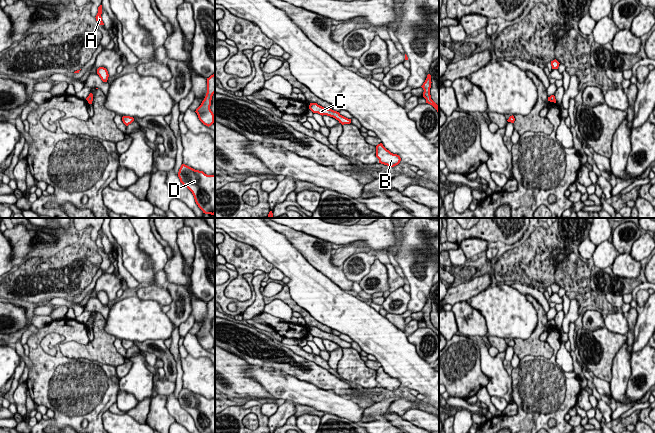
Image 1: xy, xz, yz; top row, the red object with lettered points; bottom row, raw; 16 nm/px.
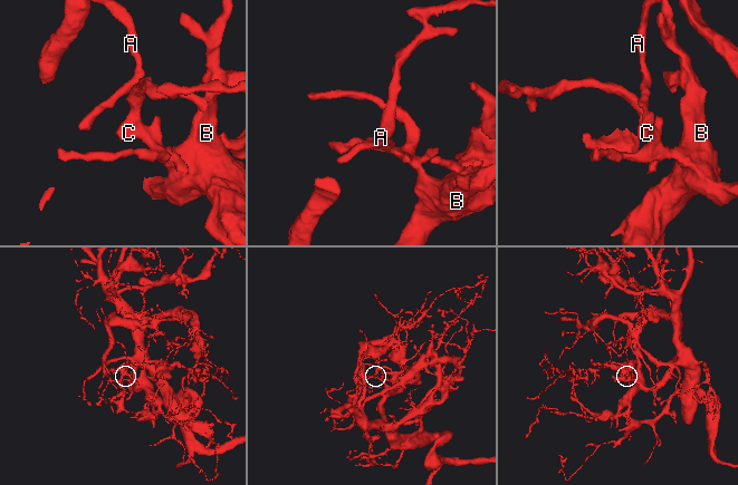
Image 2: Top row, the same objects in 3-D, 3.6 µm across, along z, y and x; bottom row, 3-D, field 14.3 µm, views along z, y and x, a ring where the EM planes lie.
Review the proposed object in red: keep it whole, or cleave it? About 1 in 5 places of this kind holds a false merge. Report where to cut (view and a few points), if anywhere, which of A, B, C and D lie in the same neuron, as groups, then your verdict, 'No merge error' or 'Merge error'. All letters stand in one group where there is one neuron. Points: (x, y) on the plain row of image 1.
No split. Groups: A B C D. No merge error

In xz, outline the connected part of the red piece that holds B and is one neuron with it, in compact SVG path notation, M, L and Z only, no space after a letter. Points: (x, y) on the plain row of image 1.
M382 367L376 370L376 381L379 383L379 387L390 391L398 389L401 385L399 379L391 377Z

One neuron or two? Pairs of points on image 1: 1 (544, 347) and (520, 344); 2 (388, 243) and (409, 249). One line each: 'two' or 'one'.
1: one
2: two

